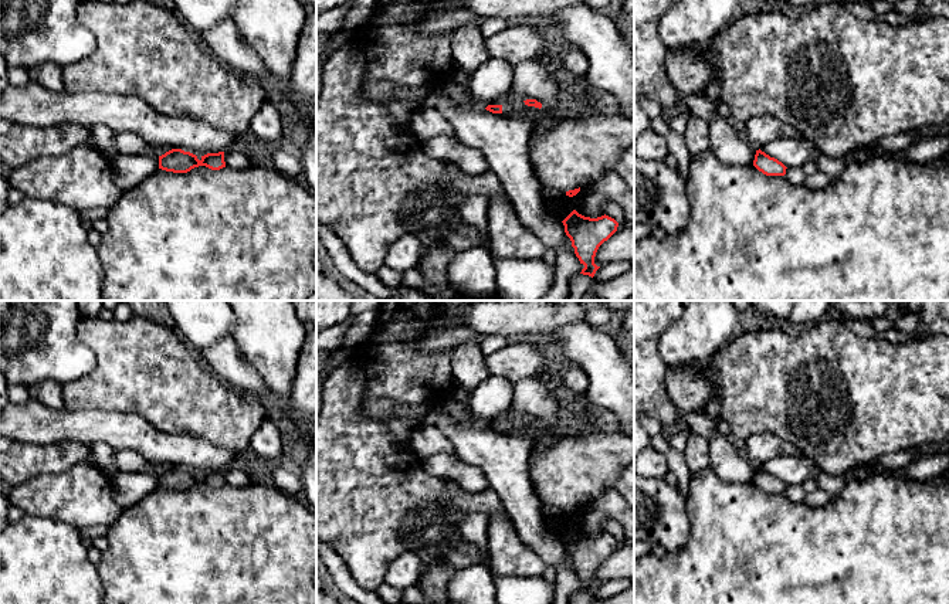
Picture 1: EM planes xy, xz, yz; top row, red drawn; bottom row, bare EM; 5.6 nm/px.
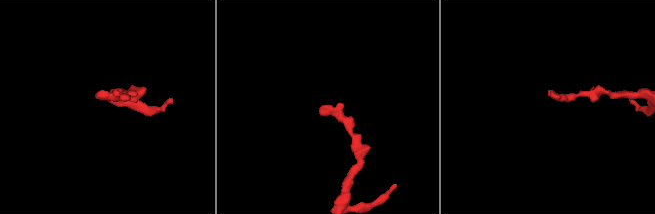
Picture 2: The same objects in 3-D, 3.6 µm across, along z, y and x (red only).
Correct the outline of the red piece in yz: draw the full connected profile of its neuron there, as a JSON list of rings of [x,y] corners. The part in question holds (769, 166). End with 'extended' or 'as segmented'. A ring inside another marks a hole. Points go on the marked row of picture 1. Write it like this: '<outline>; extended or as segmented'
[[[760,149],[756,150],[753,166],[766,176],[784,176],[787,169],[782,162]]]; as segmented

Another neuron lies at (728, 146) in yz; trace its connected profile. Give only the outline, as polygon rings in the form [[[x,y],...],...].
[[[715,77],[697,96],[714,105],[712,116],[706,121],[709,125],[709,150],[715,157],[729,166],[753,164],[756,149],[736,133],[729,121],[718,112],[721,104],[719,77]]]

